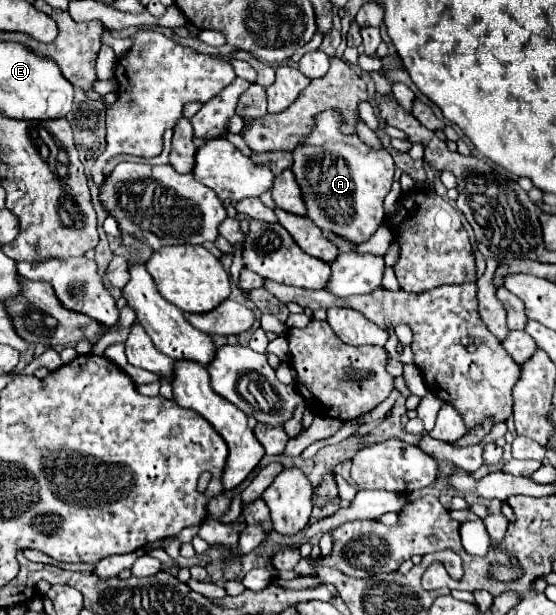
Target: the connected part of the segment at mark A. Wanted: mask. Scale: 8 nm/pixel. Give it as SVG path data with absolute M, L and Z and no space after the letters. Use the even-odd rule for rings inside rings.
M335 108L315 116L315 128L291 152L291 172L299 188L303 188L307 216L323 232L333 232L353 244L363 244L385 220L383 200L391 190L395 164L383 146L371 148L357 134L343 134L343 124L343 116Z

